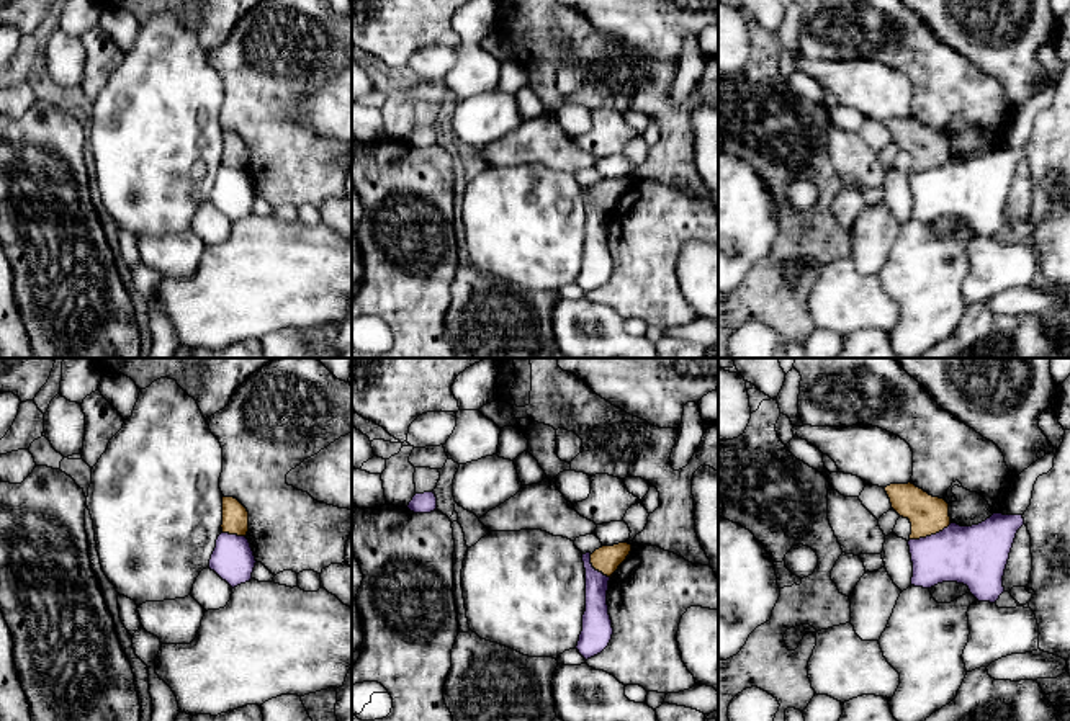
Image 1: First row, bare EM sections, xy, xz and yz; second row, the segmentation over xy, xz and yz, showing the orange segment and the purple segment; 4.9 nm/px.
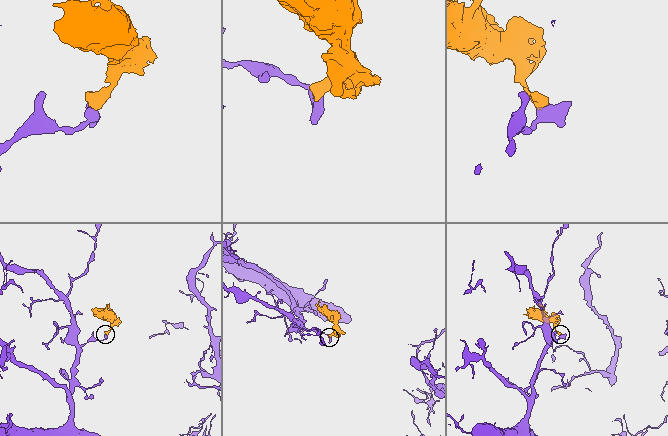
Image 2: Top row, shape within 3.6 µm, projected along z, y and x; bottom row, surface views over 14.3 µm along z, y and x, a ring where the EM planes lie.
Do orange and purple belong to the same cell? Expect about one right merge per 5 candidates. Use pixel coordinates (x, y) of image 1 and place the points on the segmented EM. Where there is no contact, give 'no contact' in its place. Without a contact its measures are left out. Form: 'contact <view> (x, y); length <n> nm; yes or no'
contact yz (930, 535); length 220 nm; no

